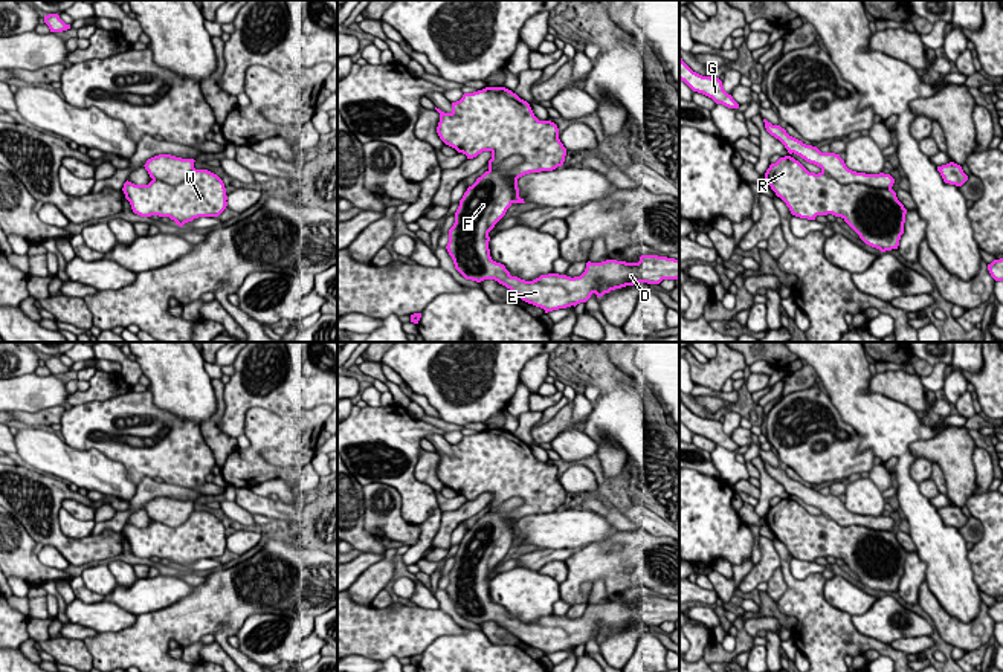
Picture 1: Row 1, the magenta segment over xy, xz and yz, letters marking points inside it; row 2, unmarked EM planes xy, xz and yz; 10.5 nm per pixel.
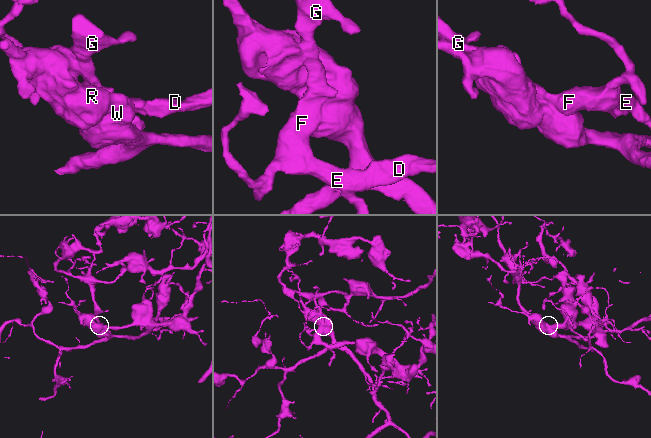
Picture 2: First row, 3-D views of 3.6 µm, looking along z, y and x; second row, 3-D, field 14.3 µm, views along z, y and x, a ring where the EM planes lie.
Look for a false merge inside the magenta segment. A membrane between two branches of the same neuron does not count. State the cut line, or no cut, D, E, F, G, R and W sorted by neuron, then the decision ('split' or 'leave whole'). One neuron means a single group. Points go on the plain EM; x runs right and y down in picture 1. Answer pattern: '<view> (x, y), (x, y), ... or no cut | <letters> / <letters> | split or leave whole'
xz (519, 497), (522, 501), (507, 516), (512, 544) | D E F G / R W | split

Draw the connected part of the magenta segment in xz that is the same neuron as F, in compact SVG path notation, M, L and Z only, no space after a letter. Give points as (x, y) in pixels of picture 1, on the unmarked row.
M521 498L504 501L496 510L478 519L460 542L446 591L455 611L466 622L476 625L495 622L522 643L548 655L586 645L592 635L598 640L611 632L638 625L660 626L663 622L679 620L679 602L658 597L641 597L638 605L588 603L585 614L574 620L548 615L525 623L511 619L504 606L492 602L489 574L511 548L513 530L507 516L522 502Z

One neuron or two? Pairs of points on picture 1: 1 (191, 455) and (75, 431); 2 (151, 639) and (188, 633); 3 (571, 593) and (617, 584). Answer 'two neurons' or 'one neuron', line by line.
1: one neuron
2: one neuron
3: one neuron

